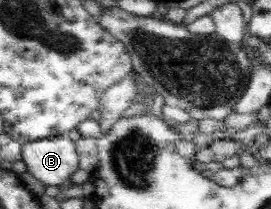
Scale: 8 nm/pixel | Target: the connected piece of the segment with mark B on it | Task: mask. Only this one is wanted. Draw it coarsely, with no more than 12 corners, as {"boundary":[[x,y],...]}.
{"boundary":[[67,134],[22,145],[26,171],[45,187],[79,169]]}

